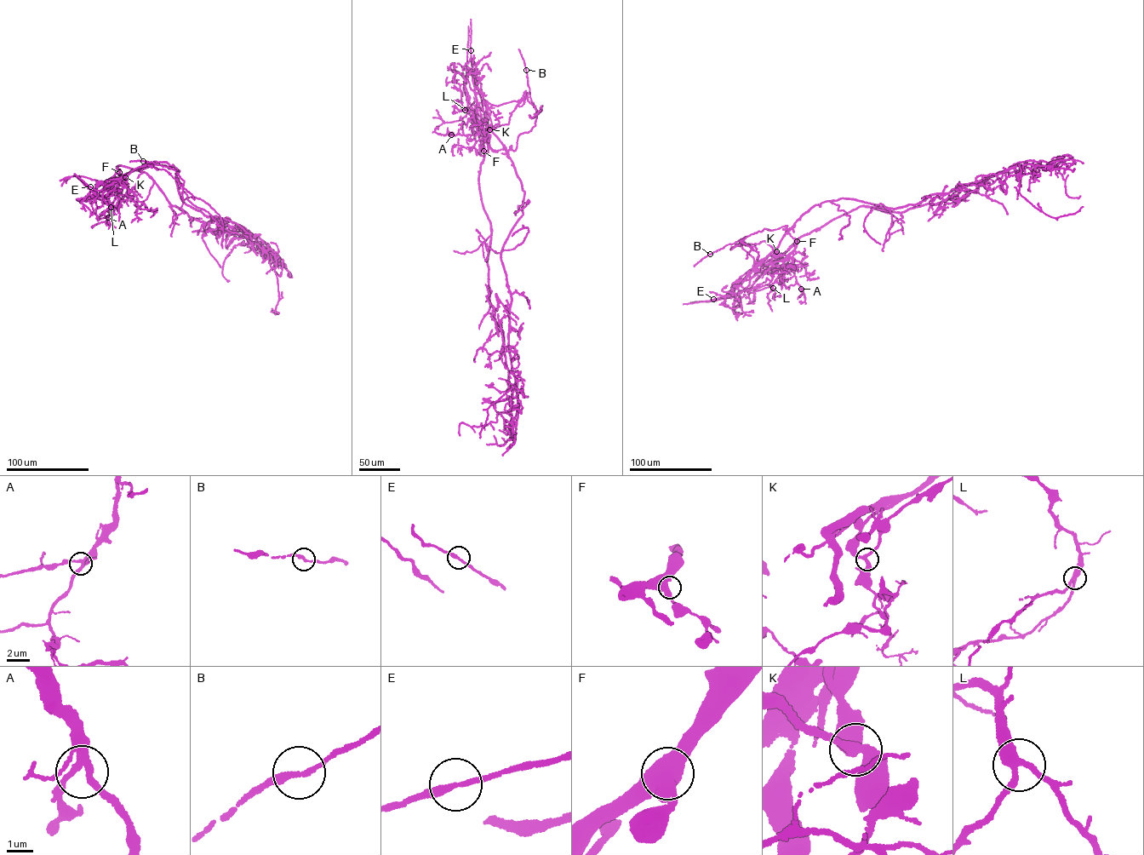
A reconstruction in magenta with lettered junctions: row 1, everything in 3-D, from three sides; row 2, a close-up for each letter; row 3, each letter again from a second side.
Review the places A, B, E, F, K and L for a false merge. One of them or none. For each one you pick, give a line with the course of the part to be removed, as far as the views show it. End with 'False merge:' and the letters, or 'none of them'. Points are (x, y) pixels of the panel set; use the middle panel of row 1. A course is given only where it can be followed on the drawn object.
False merge: none of them

